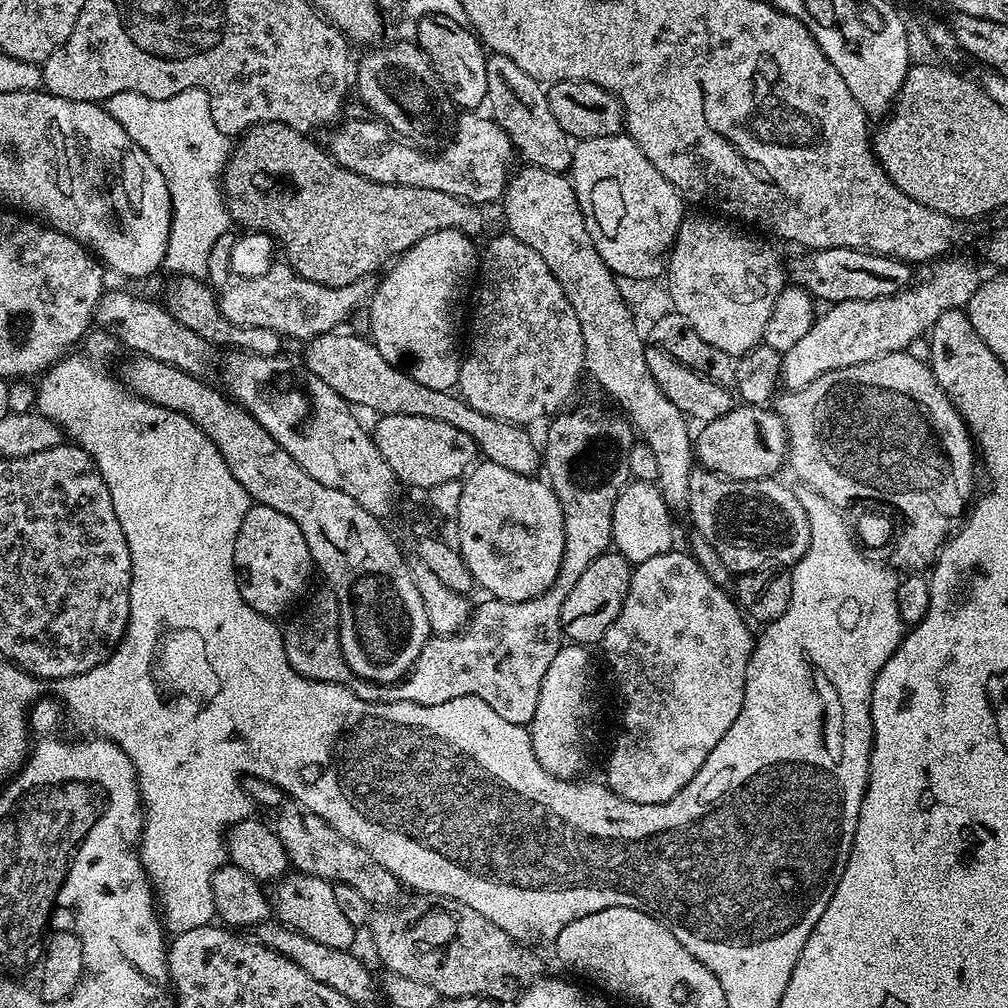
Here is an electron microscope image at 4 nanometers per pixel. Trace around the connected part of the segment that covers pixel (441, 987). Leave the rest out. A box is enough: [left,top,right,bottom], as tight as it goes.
[371,894,544,1002]

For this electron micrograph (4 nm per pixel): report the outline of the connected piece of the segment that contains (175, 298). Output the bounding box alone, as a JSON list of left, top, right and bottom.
[164,274,282,356]

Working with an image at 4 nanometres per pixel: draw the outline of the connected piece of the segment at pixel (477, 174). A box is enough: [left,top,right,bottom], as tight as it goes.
[326,110,514,206]

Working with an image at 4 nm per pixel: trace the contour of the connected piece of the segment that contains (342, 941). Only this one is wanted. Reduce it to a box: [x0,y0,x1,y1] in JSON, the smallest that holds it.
[270,870,358,949]

